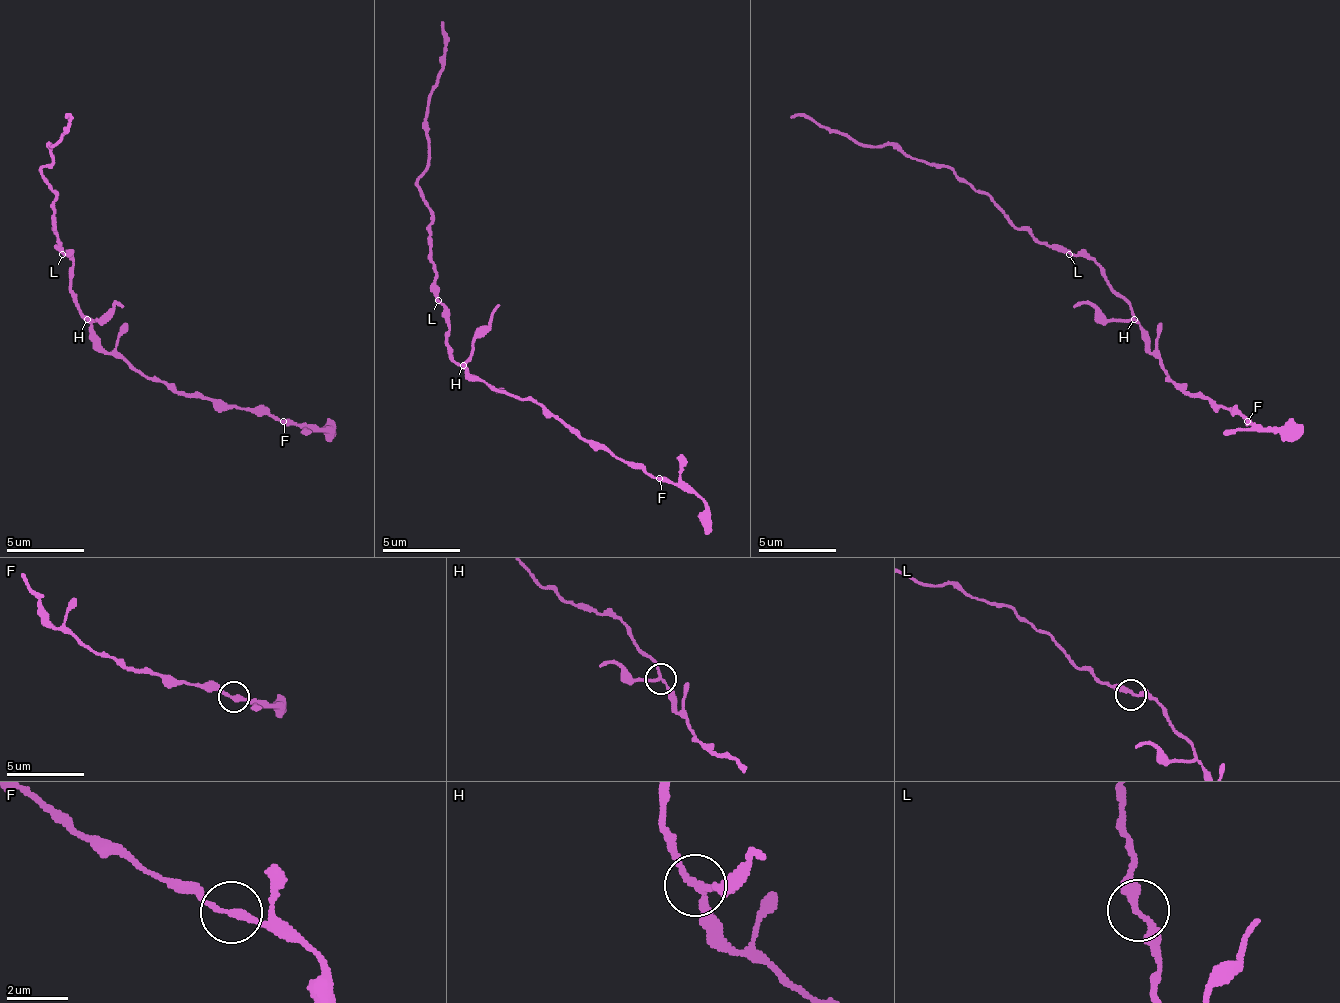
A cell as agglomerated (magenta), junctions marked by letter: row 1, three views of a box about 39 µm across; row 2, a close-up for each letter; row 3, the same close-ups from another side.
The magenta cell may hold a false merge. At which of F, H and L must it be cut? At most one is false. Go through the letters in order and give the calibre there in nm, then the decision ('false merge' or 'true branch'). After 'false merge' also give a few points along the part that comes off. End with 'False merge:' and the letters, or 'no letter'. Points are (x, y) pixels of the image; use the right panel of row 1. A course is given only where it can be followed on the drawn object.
F: 240 nm | true branch
H: 180 nm | false merge | (1135, 320), (1108, 320), (1092, 305), (1073, 305)
L: 240 nm | true branch
False merge: H

